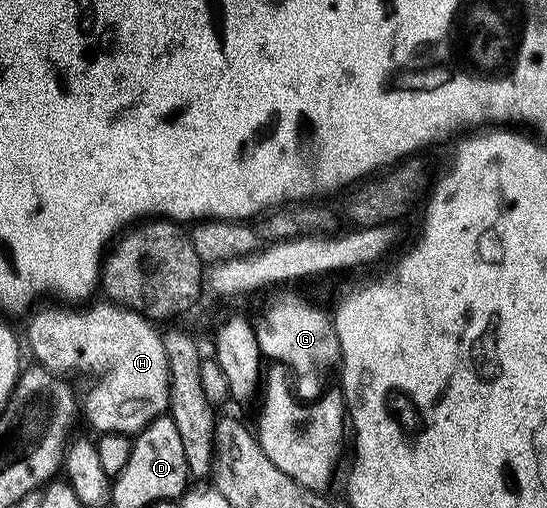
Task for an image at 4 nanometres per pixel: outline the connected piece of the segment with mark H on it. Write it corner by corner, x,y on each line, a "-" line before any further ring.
111,300
103,301
79,308
56,304
60,306
33,309
27,315
26,346
32,349
36,357
33,359
53,374
68,376
71,370
76,374
97,374
96,383
82,394
83,421
85,418
101,435
135,436
168,408
168,357
164,339
149,319

